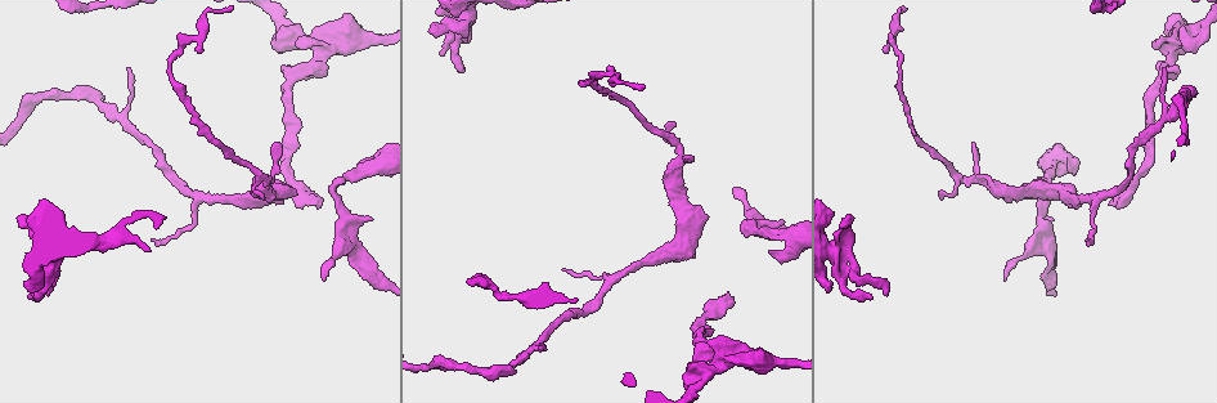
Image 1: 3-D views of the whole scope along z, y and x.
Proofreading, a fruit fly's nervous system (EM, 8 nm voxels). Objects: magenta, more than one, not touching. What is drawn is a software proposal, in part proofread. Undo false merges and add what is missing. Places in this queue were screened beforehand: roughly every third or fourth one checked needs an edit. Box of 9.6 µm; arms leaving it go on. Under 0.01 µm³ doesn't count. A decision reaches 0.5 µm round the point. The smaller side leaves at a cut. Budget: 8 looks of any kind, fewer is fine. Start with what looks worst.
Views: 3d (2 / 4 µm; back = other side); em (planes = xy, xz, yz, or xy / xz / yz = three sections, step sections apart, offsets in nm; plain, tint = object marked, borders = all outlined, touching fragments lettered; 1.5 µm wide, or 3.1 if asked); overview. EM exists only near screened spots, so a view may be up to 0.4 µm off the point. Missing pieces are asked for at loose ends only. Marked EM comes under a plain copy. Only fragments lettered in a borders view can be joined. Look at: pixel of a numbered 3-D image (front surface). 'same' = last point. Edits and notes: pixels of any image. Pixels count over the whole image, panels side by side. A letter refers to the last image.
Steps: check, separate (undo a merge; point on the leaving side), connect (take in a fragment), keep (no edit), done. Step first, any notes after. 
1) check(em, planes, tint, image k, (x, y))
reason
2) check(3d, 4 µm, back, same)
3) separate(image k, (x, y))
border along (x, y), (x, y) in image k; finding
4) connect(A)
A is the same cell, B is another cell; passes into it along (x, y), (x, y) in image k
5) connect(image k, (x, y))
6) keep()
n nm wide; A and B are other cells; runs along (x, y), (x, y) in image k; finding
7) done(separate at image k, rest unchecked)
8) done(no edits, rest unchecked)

check(3d, 4 µm, image 1, (316, 207))
long arm stops here

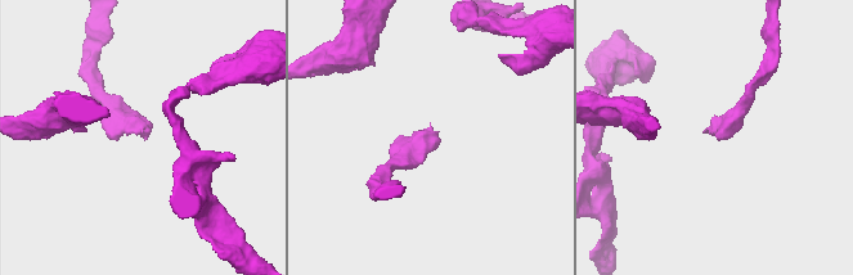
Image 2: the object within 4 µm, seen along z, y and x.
check(em, xy, step 4, tint, image 2, (433, 138))

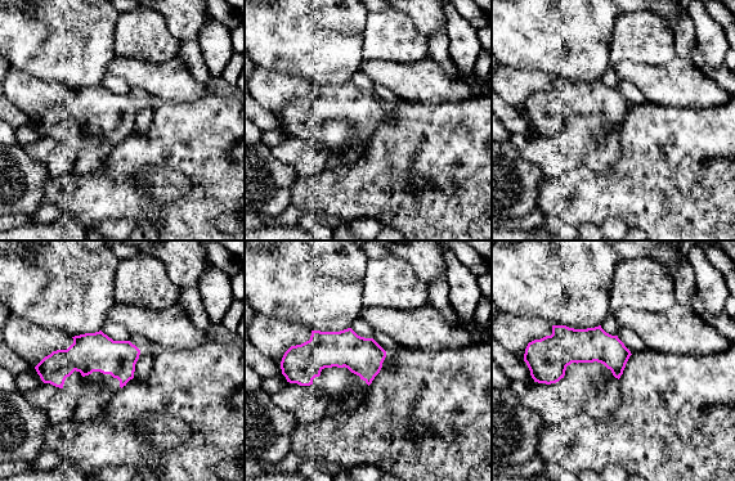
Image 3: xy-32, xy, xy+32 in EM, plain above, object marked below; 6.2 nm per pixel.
check(em, xy, step 4, borders, same)

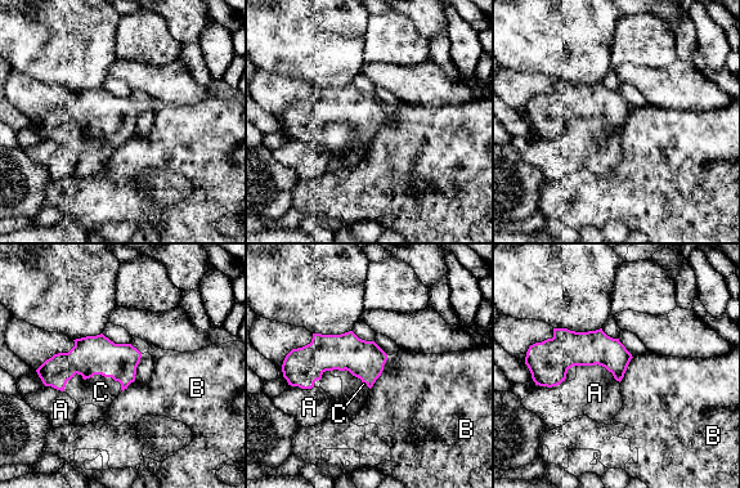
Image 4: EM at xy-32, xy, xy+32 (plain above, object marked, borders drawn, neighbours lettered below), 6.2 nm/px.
connect(C)
C is the same cell, A and B are other cells; passes into it along (90, 356), (107, 376), (101, 392) in image 4; it goes on there

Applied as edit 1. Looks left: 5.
check(overview)
see it whole again

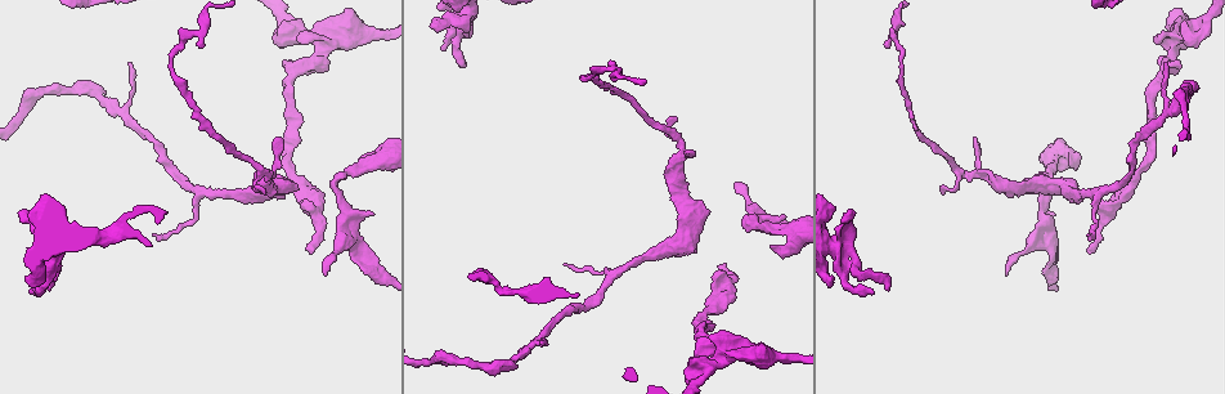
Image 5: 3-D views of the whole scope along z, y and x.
check(3d, 2 µm, image 5, (873, 290))
branch stops here

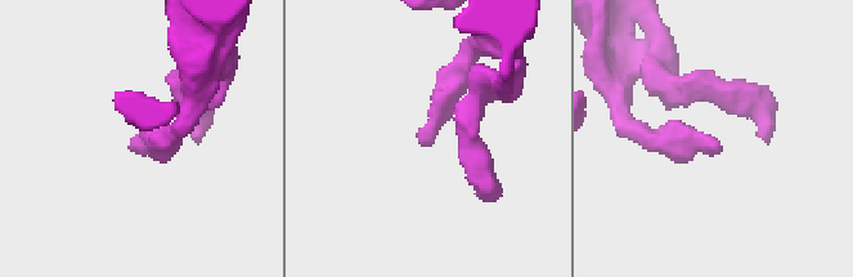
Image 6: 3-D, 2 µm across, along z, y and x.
check(em, xz, step 4, borders, image 6, (127, 148))
need the tissue

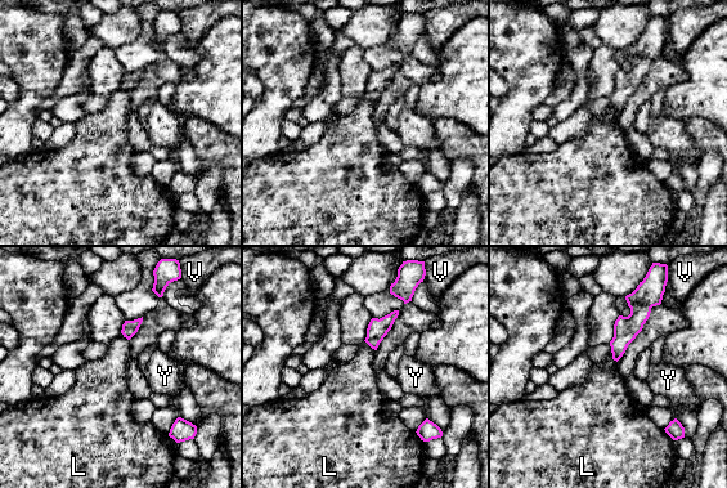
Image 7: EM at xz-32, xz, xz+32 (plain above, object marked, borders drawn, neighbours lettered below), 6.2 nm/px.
check(em, planes, borders, same)

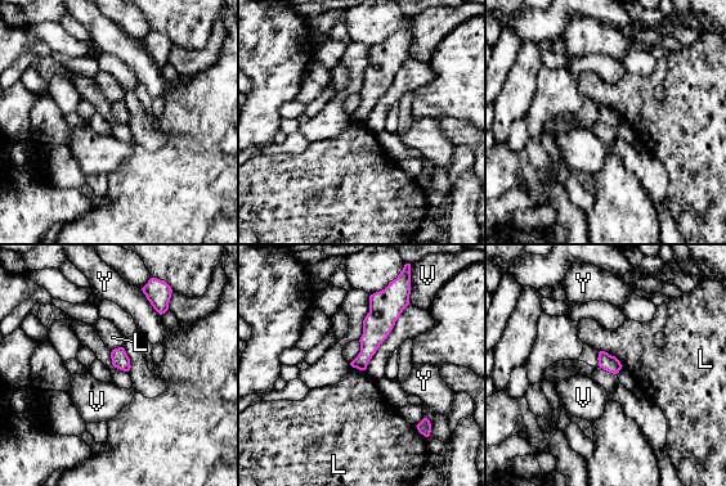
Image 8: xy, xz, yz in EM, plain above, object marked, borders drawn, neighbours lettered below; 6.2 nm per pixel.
keep()
L, V and Y are other cells; no lettered fragment goes on from it

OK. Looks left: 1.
done(connect at image 4, rest unchecked)

